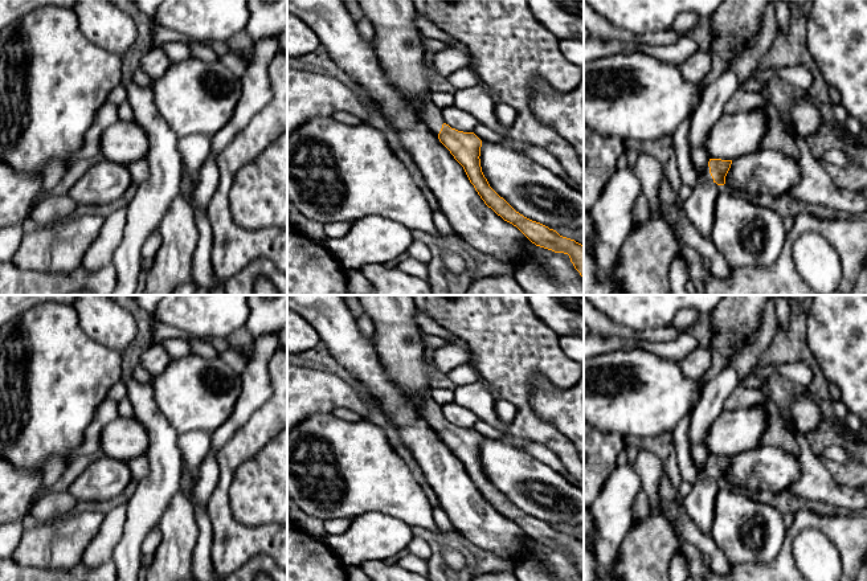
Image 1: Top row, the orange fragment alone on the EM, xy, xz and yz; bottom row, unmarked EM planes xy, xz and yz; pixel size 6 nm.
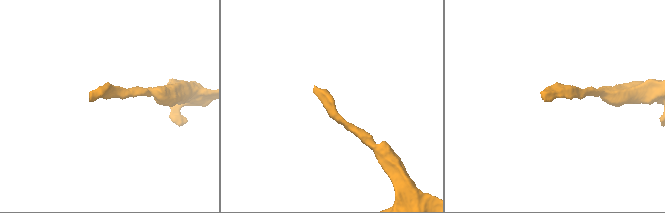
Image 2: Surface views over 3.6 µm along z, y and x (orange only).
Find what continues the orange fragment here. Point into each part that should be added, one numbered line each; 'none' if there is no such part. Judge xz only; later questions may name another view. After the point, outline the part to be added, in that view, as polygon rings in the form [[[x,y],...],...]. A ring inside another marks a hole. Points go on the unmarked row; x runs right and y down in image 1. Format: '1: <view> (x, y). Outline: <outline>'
1: xz (430, 410). Outline: [[[430,393],[421,394],[420,400],[420,412],[422,418],[429,424],[433,430],[438,431],[442,421],[445,420],[441,406],[433,401]]]

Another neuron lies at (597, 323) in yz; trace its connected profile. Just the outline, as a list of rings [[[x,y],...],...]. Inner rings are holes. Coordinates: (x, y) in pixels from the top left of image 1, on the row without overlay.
[[[584,298],[584,323],[588,326],[590,335],[612,335],[626,339],[637,339],[643,341],[671,341],[679,330],[672,326],[657,330],[634,331],[631,328],[614,324],[606,319],[597,308]]]

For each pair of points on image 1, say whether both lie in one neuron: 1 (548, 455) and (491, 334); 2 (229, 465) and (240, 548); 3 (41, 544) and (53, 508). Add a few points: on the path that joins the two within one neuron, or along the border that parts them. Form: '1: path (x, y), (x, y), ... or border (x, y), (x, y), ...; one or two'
1: border (522, 446), (527, 442), (544, 445), (565, 469); two
2: path (223, 486), (221, 519), (225, 527); one
3: border (72, 514), (35, 523); two

